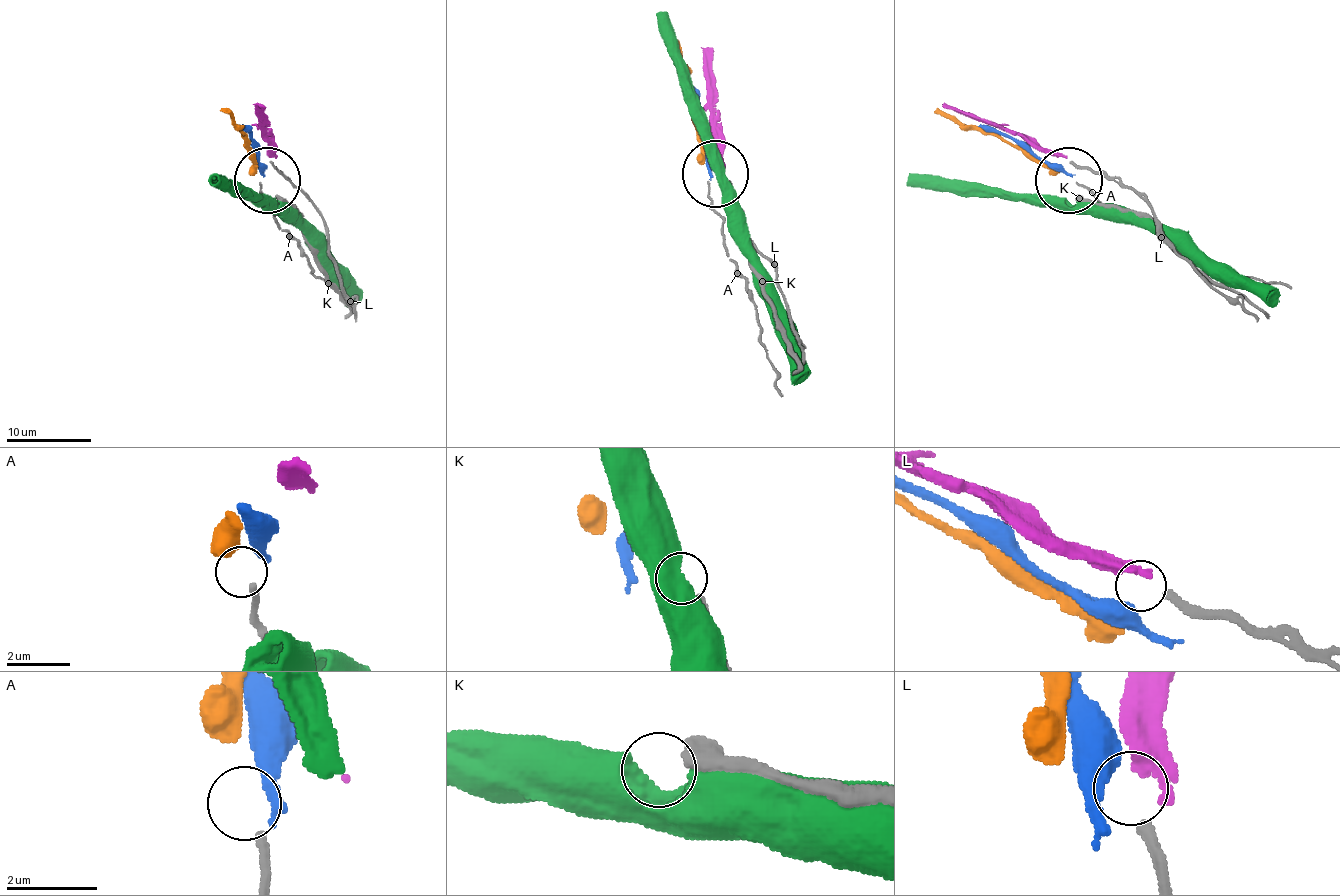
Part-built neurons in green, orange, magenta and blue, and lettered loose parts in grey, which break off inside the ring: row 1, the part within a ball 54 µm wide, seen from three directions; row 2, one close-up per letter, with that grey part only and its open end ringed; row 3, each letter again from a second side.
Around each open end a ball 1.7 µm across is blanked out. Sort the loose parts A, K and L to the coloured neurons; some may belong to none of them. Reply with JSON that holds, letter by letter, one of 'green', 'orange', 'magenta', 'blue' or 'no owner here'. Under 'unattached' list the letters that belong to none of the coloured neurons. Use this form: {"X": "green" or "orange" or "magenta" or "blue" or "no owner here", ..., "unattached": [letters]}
{"A": "no owner here", "K": "no owner here", "L": "no owner here", "unattached": ["A", "K", "L"]}

